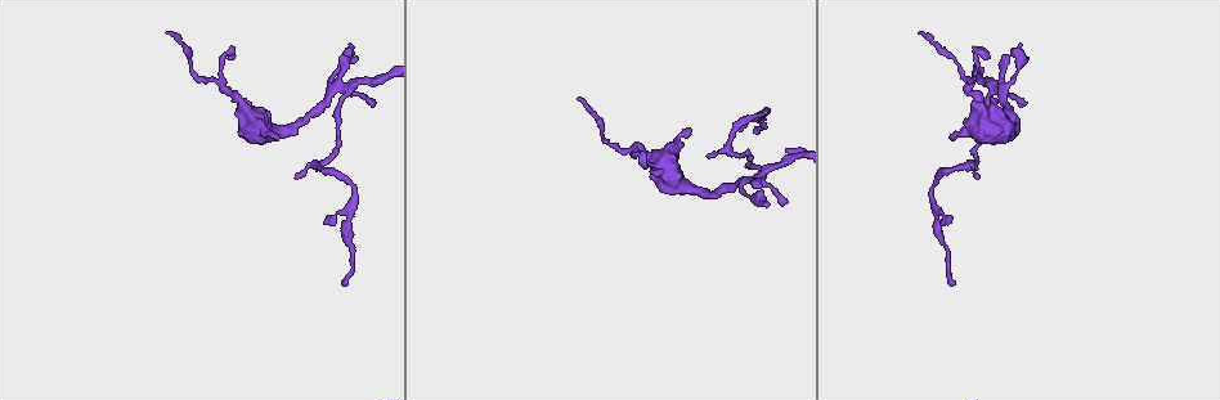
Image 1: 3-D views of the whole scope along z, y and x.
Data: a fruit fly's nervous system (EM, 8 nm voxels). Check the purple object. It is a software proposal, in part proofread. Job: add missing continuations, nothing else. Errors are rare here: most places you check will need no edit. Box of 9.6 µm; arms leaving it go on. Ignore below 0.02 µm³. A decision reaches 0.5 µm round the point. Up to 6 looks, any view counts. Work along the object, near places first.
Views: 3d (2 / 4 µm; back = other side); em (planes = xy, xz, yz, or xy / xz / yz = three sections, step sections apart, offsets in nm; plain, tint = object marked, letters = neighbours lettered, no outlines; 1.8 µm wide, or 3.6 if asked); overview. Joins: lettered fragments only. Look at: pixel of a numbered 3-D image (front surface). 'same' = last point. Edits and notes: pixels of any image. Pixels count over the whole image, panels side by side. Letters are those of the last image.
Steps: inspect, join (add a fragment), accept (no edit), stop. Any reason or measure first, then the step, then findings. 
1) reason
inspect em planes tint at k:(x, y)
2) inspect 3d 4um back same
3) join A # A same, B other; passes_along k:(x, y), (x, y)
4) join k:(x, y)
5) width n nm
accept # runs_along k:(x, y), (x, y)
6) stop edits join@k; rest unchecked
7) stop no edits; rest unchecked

branch stops here
inspect em planes plain at 1:(689, 128)

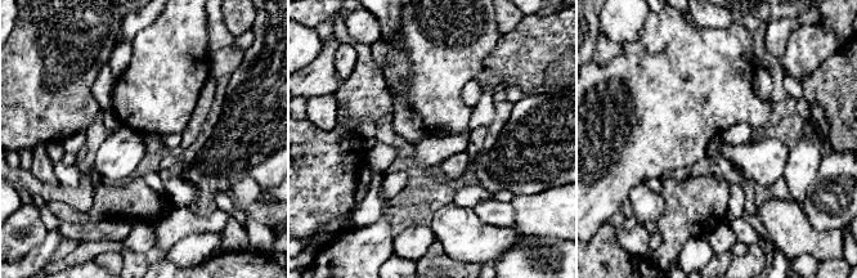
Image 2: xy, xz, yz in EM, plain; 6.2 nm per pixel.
inspect em planes letters same

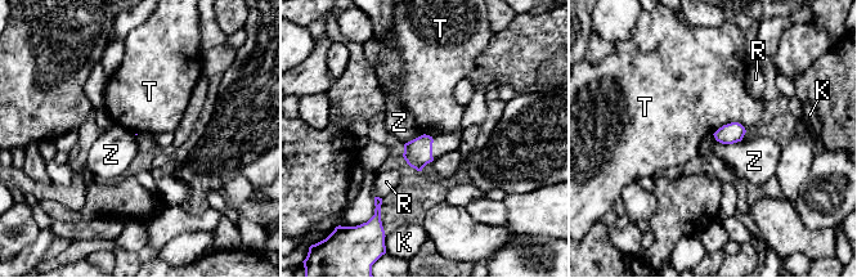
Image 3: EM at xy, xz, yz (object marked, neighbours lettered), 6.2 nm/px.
accept # K other, R other, T other, Z other; border 3:(746, 130), (727, 122), (713, 134); no lettered fragment goes on from it

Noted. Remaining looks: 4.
thin end
inspect 3d 4um at 1:(950, 221)

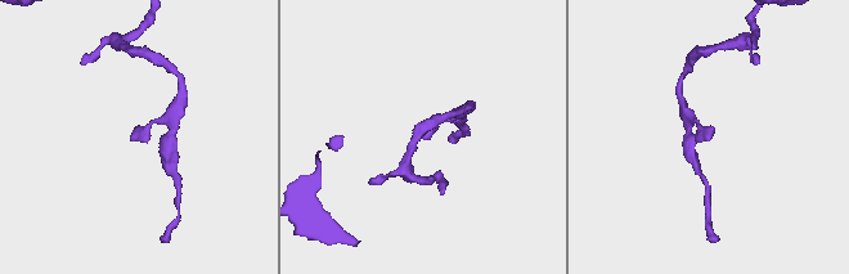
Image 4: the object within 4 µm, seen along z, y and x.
inspect em 3.6um yz step 16 letters at 4:(709, 141)

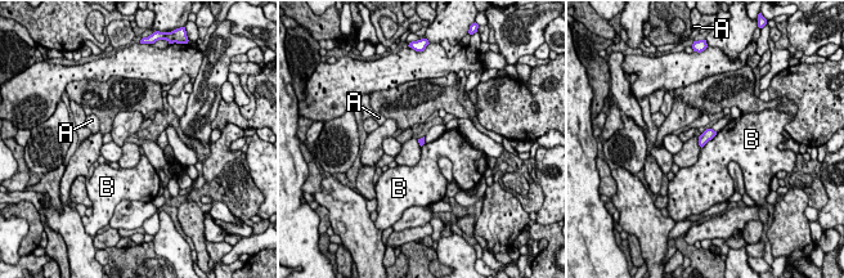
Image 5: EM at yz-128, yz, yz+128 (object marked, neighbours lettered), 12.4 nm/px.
inspect em 3.6um xz step 4 letters same

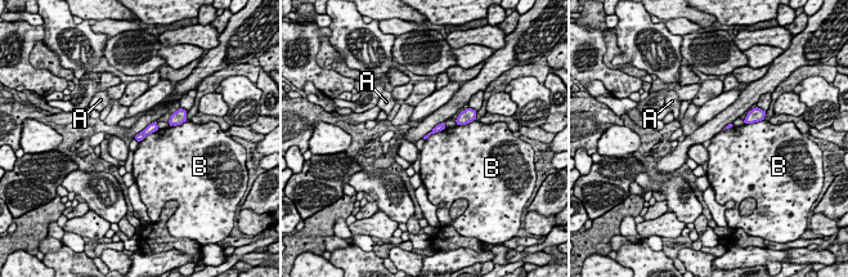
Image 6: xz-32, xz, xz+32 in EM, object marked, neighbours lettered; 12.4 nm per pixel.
accept # A other, B other; none of them fits

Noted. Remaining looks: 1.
stop no edits; rest unchecked

